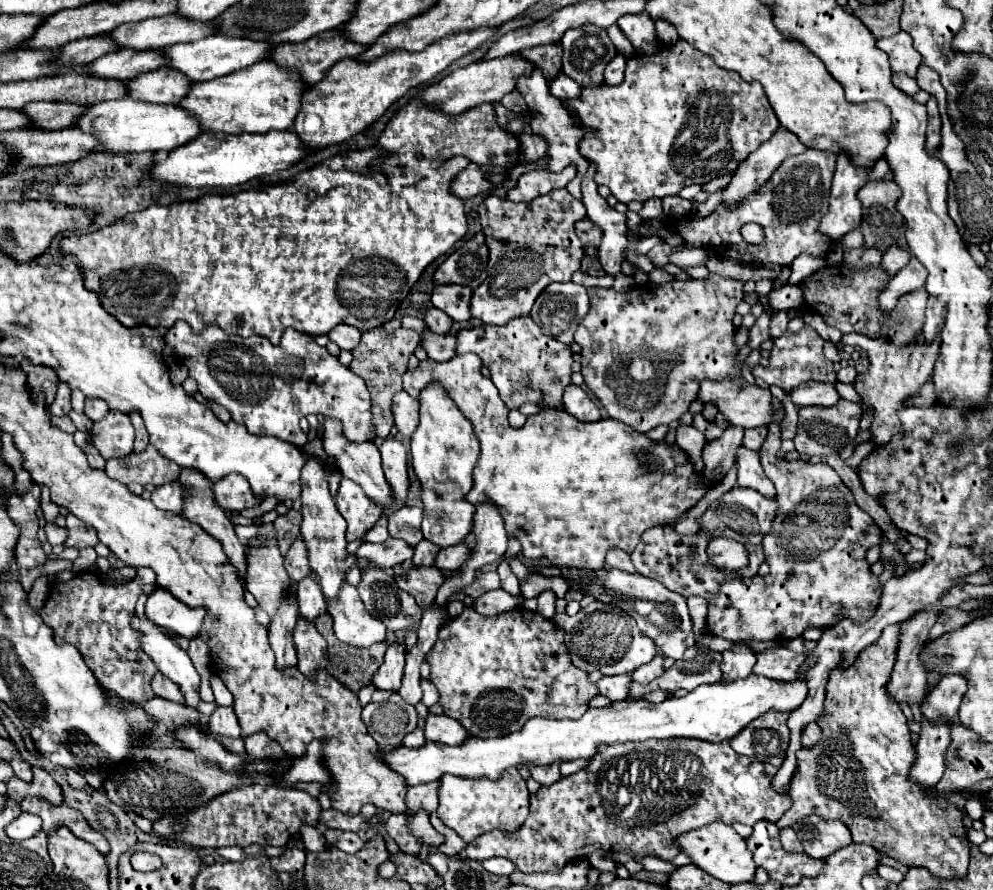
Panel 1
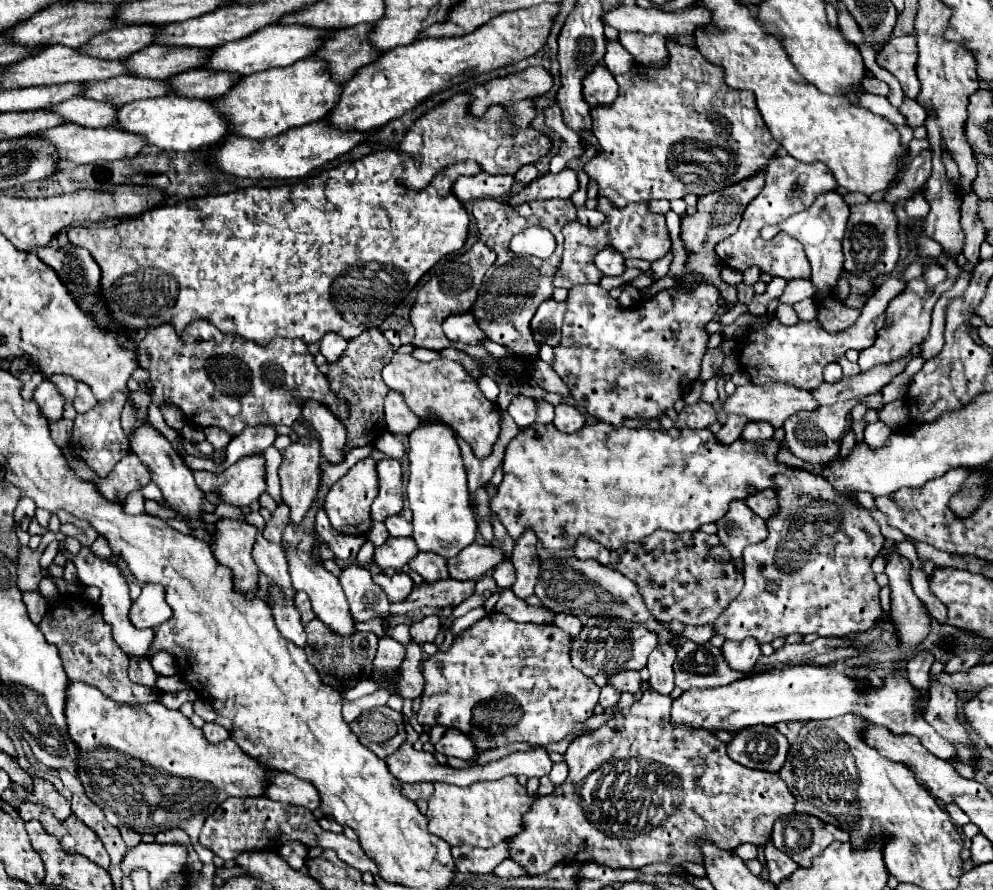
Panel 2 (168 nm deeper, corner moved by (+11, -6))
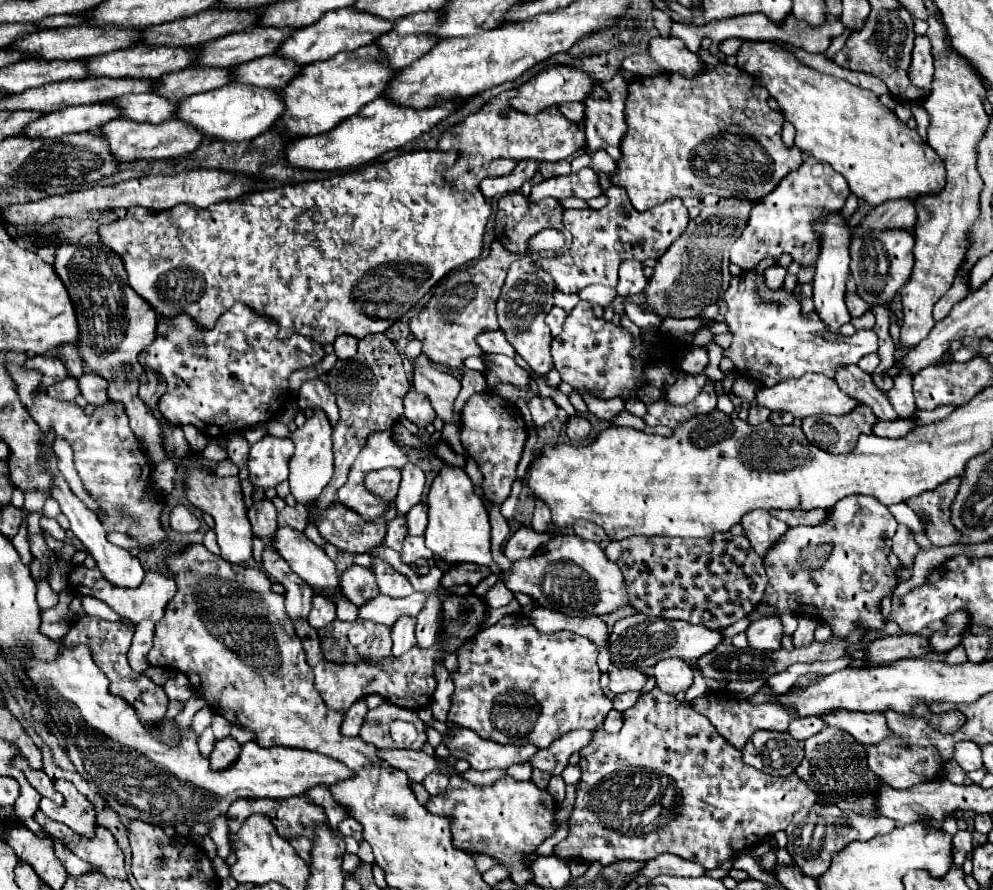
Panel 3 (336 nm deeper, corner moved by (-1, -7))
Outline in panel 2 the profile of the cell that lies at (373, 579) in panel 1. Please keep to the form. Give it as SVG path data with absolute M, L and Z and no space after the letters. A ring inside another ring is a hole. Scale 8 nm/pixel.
M352 564L344 568L340 584L348 596L350 612L356 622L374 620L380 614L384 616L388 612L390 608L388 596L386 592L382 592L382 588L378 588L378 584L374 584L372 574L366 566Z

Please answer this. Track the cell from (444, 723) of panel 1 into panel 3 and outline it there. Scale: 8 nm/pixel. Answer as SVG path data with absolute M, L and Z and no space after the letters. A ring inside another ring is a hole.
M446 723L448 731L444 735L444 745L450 755L456 759L466 759L472 769L508 769L516 763L528 763L530 757L538 751L536 745L498 745L494 741L486 741L478 737L470 729L454 727L454 723Z

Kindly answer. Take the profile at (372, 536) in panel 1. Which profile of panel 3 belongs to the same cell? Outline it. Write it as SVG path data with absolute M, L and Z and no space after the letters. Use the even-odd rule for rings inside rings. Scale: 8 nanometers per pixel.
M396 517L388 523L388 533L386 533L384 543L394 551L402 551L402 541L404 541L406 533L408 533L406 517Z

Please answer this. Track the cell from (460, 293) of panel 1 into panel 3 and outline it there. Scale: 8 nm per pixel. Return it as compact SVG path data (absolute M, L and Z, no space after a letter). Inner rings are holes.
M488 331L478 335L478 345L482 347L484 353L502 353L508 357L516 357L514 347L508 343L506 335L502 331Z

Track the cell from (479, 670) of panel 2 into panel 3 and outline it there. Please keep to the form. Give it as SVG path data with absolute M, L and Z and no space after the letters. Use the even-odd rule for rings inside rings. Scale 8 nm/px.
M514 613L500 619L496 625L486 627L472 641L458 649L458 673L452 673L454 695L448 711L448 721L458 727L470 729L500 745L526 745L550 747L552 741L574 729L598 729L612 709L612 701L602 695L600 671L596 665L598 649L586 637L570 631L538 633L524 613Z

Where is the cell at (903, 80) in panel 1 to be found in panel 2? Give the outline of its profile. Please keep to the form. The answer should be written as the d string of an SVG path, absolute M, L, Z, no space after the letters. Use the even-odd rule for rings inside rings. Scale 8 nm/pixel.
M870 76L868 80L864 80L864 82L862 82L862 88L866 88L866 90L872 92L872 94L880 94L880 96L888 96L888 92L890 92L888 84L882 82L882 80L878 80L876 76Z

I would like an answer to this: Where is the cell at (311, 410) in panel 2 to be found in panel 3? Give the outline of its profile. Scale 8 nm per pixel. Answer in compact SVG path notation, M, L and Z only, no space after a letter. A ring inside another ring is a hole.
M308 379L300 385L298 389L298 407L300 411L308 409L308 405L314 409L314 407L320 407L326 411L326 415L330 417L330 423L338 423L338 407L336 407L336 401L334 401L334 395L330 393L328 385L320 379Z

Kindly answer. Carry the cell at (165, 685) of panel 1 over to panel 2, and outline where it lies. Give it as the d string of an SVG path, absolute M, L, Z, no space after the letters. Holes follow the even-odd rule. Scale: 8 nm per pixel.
M130 658L130 668L128 668L130 680L136 684L142 684L146 688L150 688L158 698L162 696L162 690L156 686L158 674L154 672L154 668L150 666L148 660L138 660L138 658Z

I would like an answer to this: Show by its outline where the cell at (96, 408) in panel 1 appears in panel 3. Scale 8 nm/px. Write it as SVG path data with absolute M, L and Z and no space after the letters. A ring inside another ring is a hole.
M86 371L86 373L78 379L78 385L80 385L80 393L82 393L82 397L84 397L90 405L98 407L98 405L108 403L108 397L106 397L108 381L102 379L100 375Z

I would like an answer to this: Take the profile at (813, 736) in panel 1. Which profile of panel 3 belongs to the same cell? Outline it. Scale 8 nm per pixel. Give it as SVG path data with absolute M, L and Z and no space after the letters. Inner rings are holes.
M802 717L802 719L794 719L788 727L788 733L798 739L798 741L804 741L816 733L820 733L824 729L824 721L818 719L818 717Z

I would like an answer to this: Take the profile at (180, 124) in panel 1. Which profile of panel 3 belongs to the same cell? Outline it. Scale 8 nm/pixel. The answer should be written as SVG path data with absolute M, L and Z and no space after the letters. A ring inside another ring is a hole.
M228 83L222 89L212 89L184 99L176 111L176 117L194 125L210 139L246 141L274 127L276 121L282 117L282 113L284 113L284 101L280 91L258 89L254 85L242 85L242 83Z

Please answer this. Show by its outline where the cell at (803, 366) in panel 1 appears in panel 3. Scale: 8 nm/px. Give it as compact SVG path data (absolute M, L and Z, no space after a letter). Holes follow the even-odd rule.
M750 269L742 271L740 277L732 277L722 301L728 307L724 323L732 333L732 345L724 349L724 357L732 359L742 377L748 375L766 387L784 379L798 379L806 373L835 377L836 369L842 365L858 363L860 357L878 351L878 337L874 331L858 331L852 337L832 335L816 313L802 315L800 301L794 293L784 291L784 287L778 291L766 287L764 271Z

